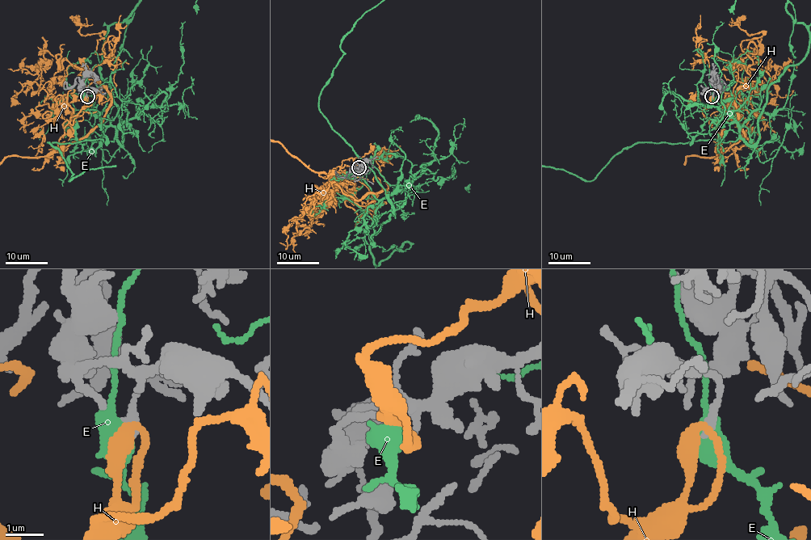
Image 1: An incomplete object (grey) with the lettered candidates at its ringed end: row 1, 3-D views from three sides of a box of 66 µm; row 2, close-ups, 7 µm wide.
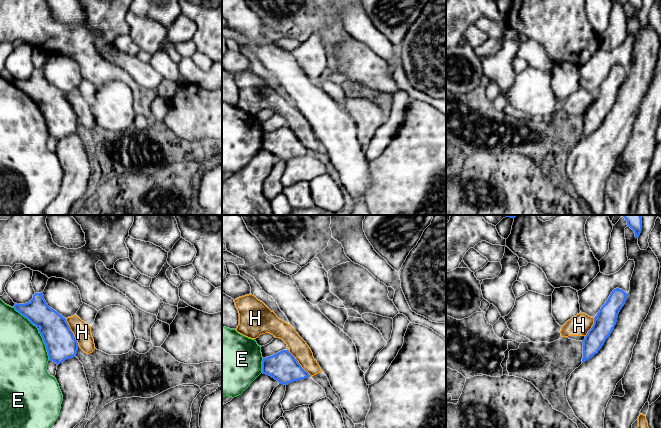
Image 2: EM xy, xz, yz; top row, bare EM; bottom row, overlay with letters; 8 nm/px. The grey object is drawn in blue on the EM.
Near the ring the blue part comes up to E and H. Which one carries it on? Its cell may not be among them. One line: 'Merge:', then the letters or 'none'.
Merge: H

